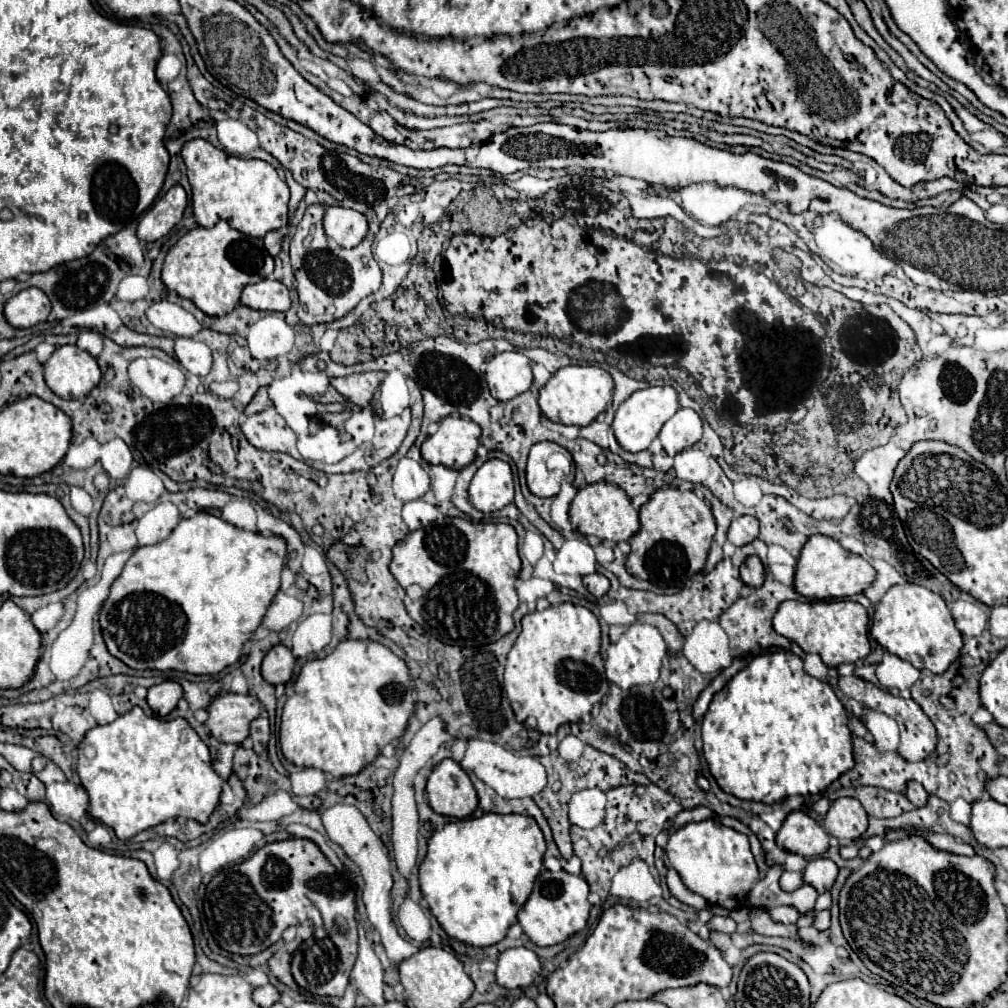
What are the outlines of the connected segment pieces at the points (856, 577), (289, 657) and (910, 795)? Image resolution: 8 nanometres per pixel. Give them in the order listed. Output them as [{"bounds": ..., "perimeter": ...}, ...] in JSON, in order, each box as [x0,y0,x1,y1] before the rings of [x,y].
[{"bounds":[795,535,877,599],"perimeter":[[[811,535],[805,543],[799,559],[797,559],[797,573],[795,573],[795,589],[809,597],[809,599],[843,599],[857,593],[863,593],[877,577],[873,565],[863,559],[861,555],[849,553],[827,535]]]},{"bounds":[261,645,295,685],"perimeter":[[[275,645],[263,659],[261,675],[271,685],[287,683],[293,675],[293,667],[295,667],[295,657],[291,649],[287,649],[285,645]]]},{"bounds":[905,781,927,807],"perimeter":[[[909,781],[909,783],[907,783],[905,795],[907,795],[907,799],[909,799],[915,807],[919,807],[919,805],[923,805],[923,801],[927,801],[927,791],[925,791],[923,785],[917,783],[917,781]]]}]

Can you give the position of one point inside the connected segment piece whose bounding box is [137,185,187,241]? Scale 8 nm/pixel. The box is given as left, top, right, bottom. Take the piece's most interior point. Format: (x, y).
(164, 214)

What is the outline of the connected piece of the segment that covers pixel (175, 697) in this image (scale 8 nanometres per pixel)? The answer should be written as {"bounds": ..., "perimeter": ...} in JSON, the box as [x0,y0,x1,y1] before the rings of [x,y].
{"bounds":[147,681,183,717],"perimeter":[[[163,681],[159,685],[153,685],[147,695],[147,703],[151,711],[159,717],[165,717],[177,707],[177,701],[183,697],[183,689],[175,681]]]}

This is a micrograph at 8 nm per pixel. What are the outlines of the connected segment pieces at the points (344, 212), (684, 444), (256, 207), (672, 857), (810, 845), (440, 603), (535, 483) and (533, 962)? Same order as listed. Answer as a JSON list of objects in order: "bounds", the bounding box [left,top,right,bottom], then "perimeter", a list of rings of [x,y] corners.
[{"bounds":[323,207,369,249],"perimeter":[[[327,207],[323,227],[327,237],[331,237],[335,243],[339,243],[345,249],[357,247],[369,231],[367,217],[347,207]]]},{"bounds":[659,409,703,457],"perimeter":[[[679,409],[661,429],[659,439],[663,449],[673,457],[695,445],[703,435],[703,421],[693,409]]]},{"bounds":[181,139,289,239],"perimeter":[[[203,139],[187,141],[181,155],[187,165],[187,177],[193,191],[191,199],[197,225],[213,227],[219,219],[225,219],[233,229],[259,239],[265,237],[265,233],[287,225],[289,187],[279,179],[271,163],[229,155]]]},{"bounds":[665,819,759,911],"perimeter":[[[705,819],[699,823],[689,823],[689,825],[681,827],[679,831],[675,831],[669,837],[665,851],[667,851],[669,867],[677,869],[683,883],[691,891],[705,897],[709,905],[719,905],[719,907],[725,907],[729,911],[739,909],[739,907],[747,907],[747,895],[753,889],[755,879],[759,879],[759,867],[755,867],[755,859],[753,859],[753,853],[749,847],[749,837],[745,833],[739,833],[731,827],[725,827],[723,823],[719,823],[715,819]]]},{"bounds":[777,811,829,857],"perimeter":[[[793,811],[777,831],[777,845],[789,853],[815,857],[829,849],[829,835],[807,813]]]},{"bounds":[391,517,521,647],"perimeter":[[[443,517],[423,529],[411,531],[393,547],[391,573],[403,589],[419,585],[423,597],[417,601],[405,597],[407,613],[435,639],[447,645],[479,647],[493,643],[513,629],[513,611],[519,605],[515,593],[515,579],[521,571],[521,559],[517,553],[517,533],[507,523],[475,523],[459,517]]]},{"bounds":[527,441,575,497],"perimeter":[[[541,441],[541,443],[535,443],[531,447],[529,461],[527,461],[527,487],[537,497],[555,497],[561,489],[561,481],[565,479],[565,481],[571,483],[573,477],[575,477],[575,465],[571,467],[569,475],[547,469],[545,461],[555,451],[561,451],[563,455],[571,457],[565,447],[553,443],[553,441]]]},{"bounds":[497,947,541,989],"perimeter":[[[513,947],[499,955],[497,959],[497,983],[507,989],[527,987],[535,975],[541,971],[539,957],[527,947]]]}]

